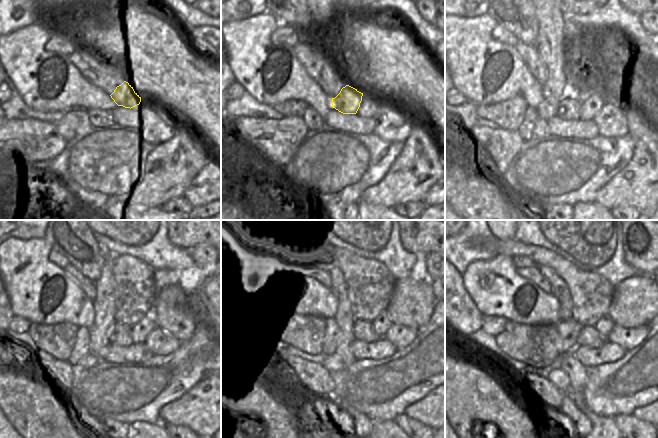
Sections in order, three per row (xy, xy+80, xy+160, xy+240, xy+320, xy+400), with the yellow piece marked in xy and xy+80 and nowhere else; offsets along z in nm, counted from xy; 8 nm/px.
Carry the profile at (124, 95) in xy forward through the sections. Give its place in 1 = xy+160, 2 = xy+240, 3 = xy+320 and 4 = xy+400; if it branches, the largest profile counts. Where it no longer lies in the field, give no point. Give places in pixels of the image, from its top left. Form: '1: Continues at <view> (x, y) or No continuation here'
1: Continues at xy+160 (569, 107)
2: Continues at xy+240 (122, 335)
3: Continues at xy+320 (361, 330)
4: Continues at xy+400 (589, 337)

